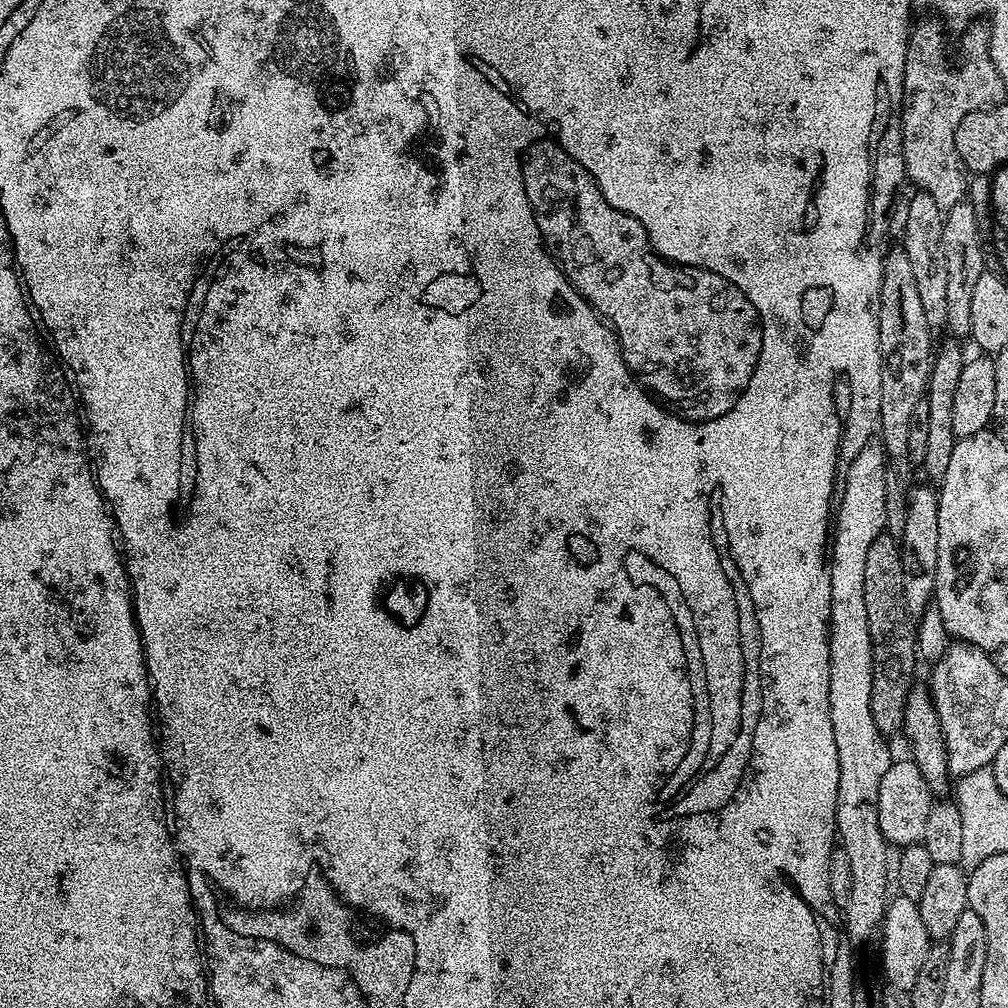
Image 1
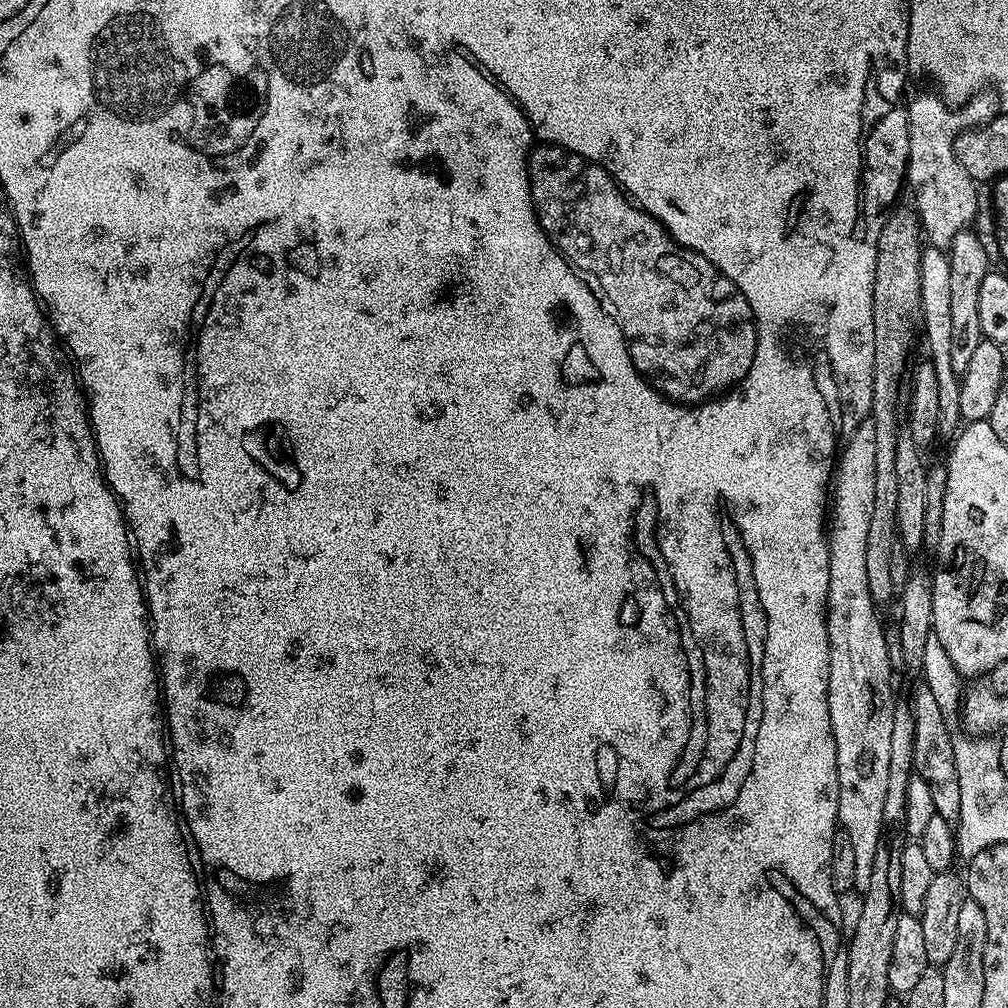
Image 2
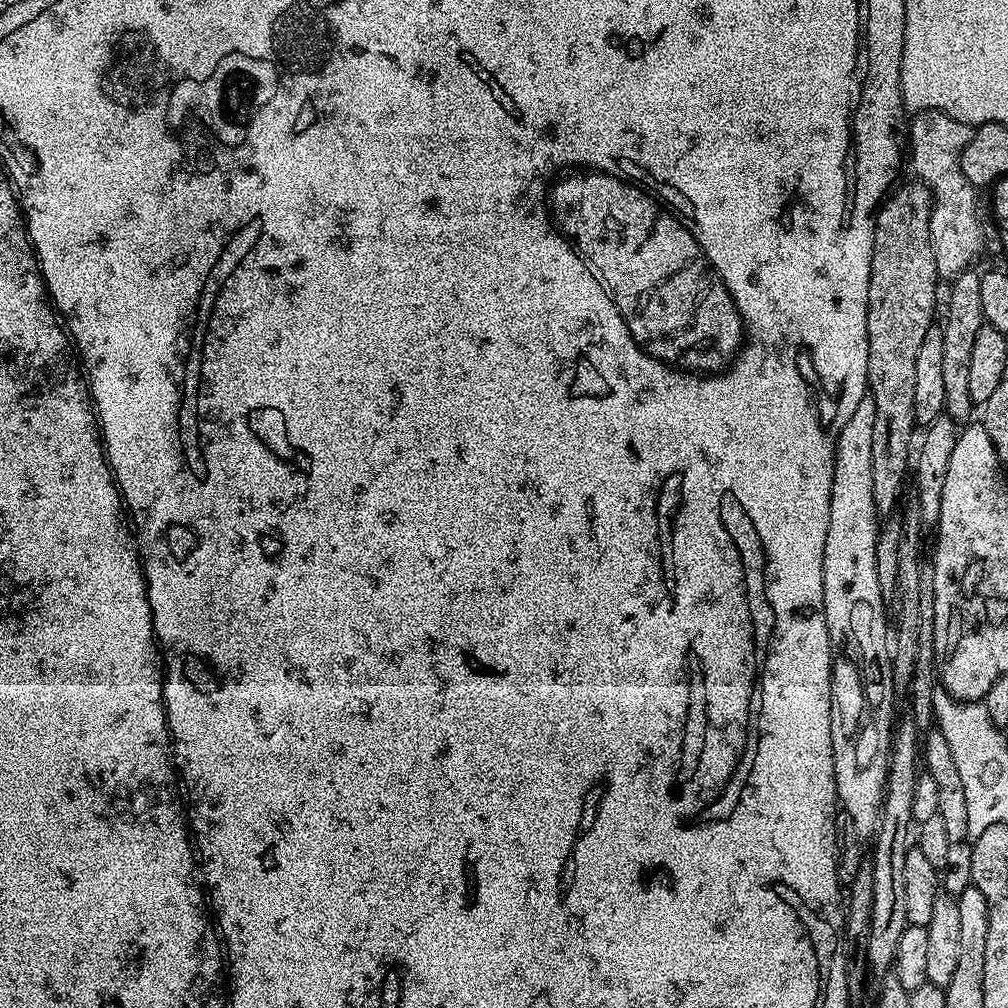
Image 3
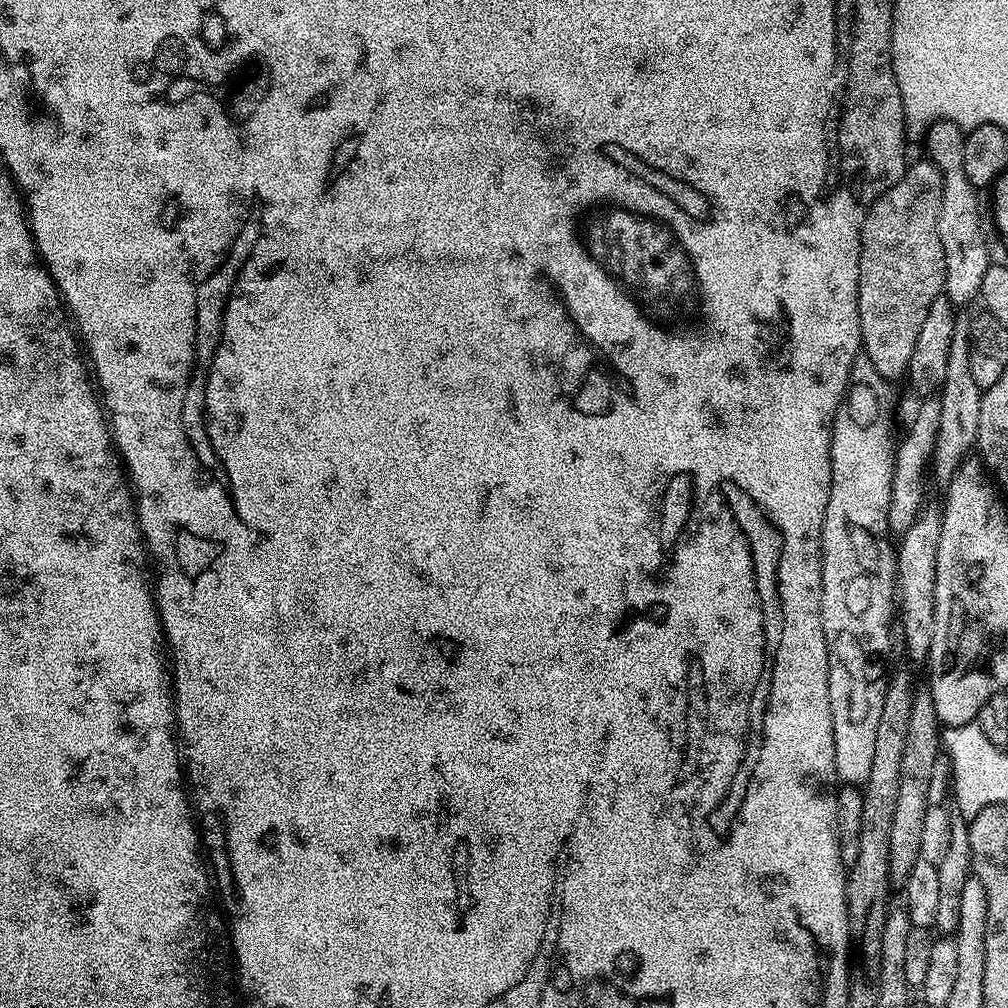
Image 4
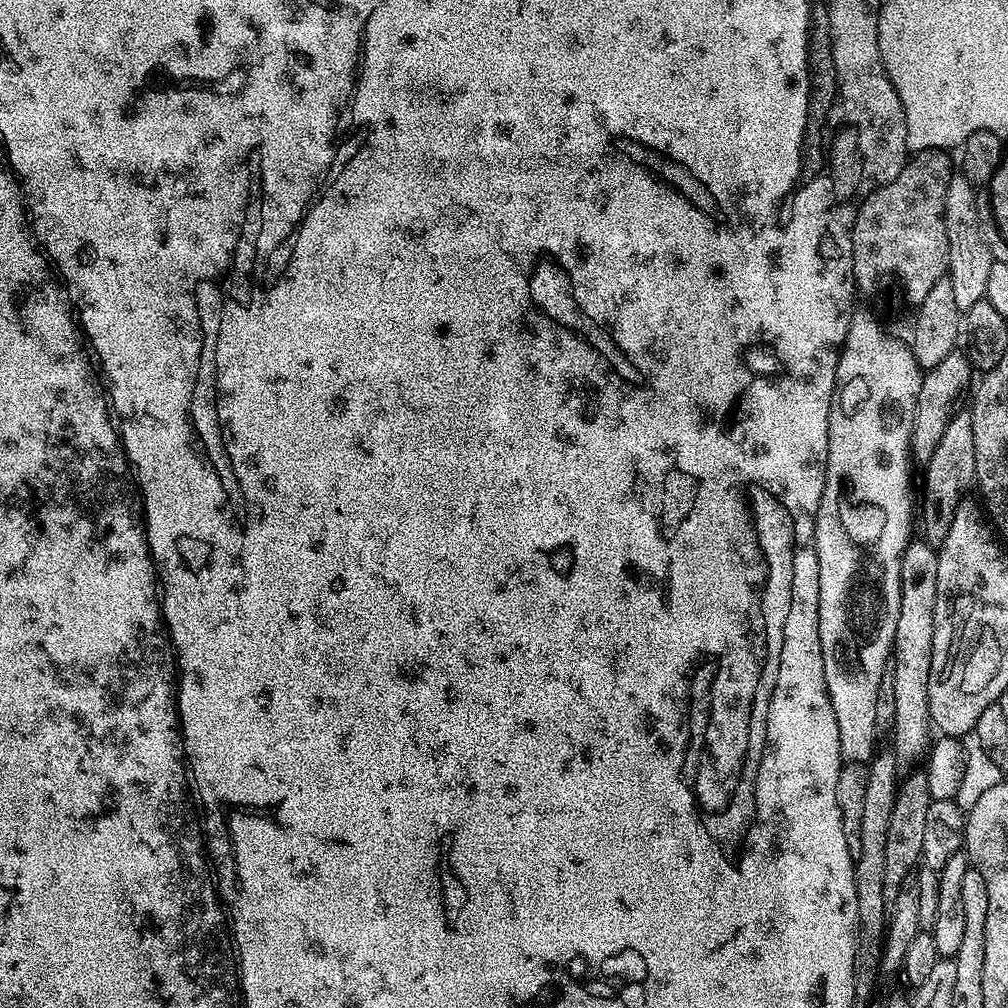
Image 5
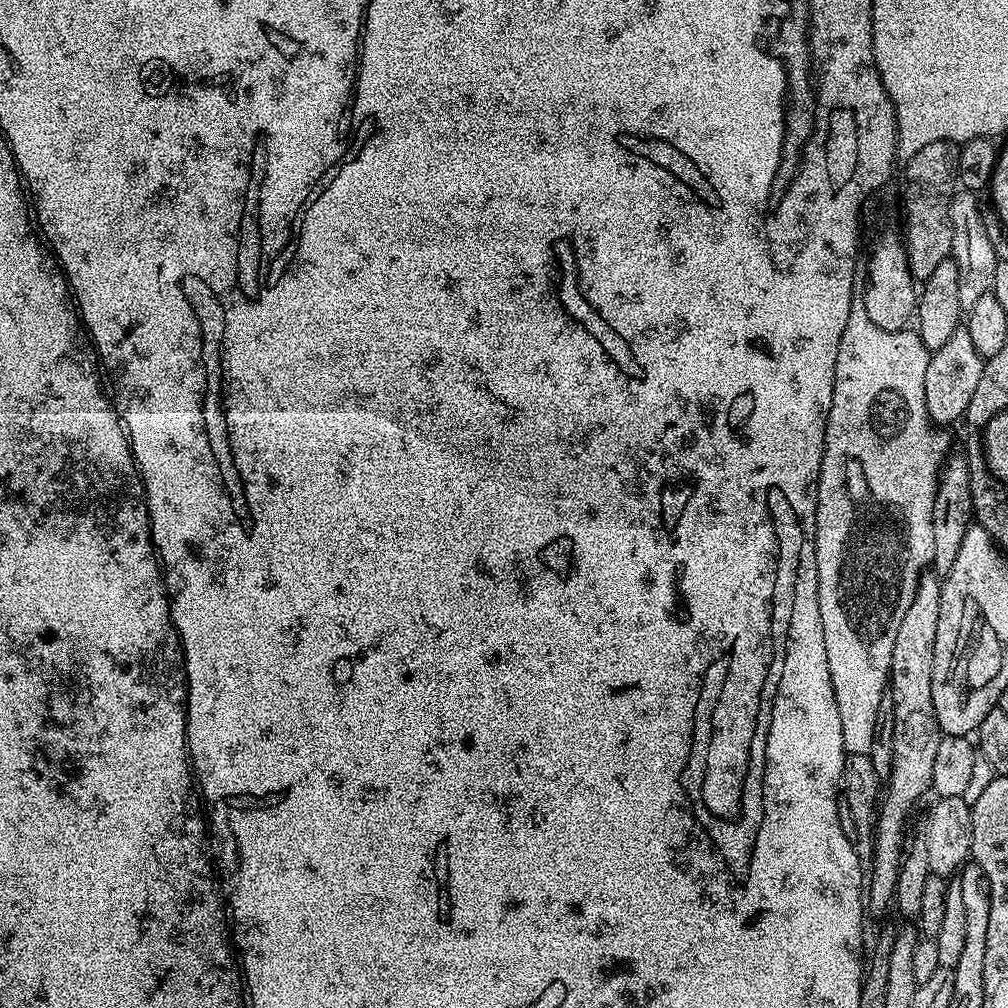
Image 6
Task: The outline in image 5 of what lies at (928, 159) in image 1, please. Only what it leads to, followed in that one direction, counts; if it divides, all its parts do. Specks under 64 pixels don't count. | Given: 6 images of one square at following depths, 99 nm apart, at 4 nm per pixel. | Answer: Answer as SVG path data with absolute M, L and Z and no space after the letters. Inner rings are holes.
M954 174L946 189L944 221L946 222L946 242L950 242L950 258L946 279L954 289L954 303L961 314L970 306L984 300L986 281L990 275L993 258L986 242L982 242L982 229L978 226L977 189L965 176Z

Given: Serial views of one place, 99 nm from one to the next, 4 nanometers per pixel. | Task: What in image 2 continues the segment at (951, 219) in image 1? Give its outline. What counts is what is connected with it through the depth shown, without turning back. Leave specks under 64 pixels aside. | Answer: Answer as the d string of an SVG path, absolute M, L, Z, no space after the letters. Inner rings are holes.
M972 230L959 232L946 251L950 262L950 366L957 374L963 374L982 338L982 326L978 326L978 289L990 270L990 262L986 258L986 249Z

